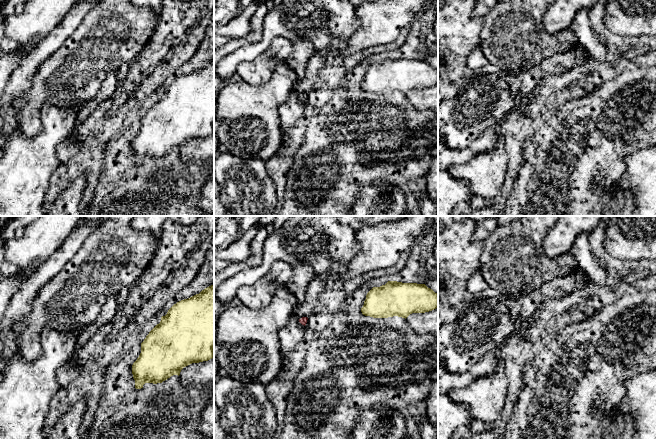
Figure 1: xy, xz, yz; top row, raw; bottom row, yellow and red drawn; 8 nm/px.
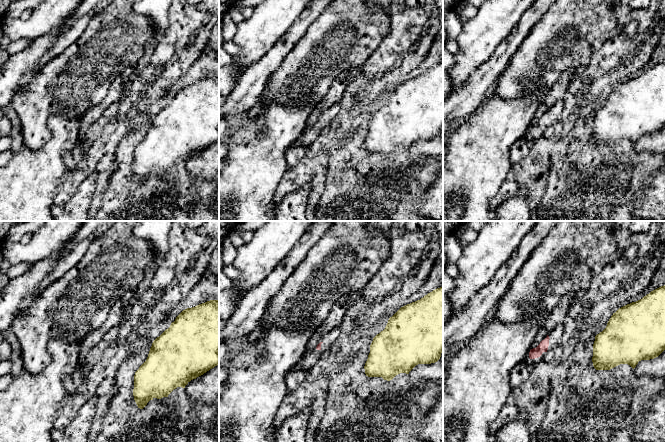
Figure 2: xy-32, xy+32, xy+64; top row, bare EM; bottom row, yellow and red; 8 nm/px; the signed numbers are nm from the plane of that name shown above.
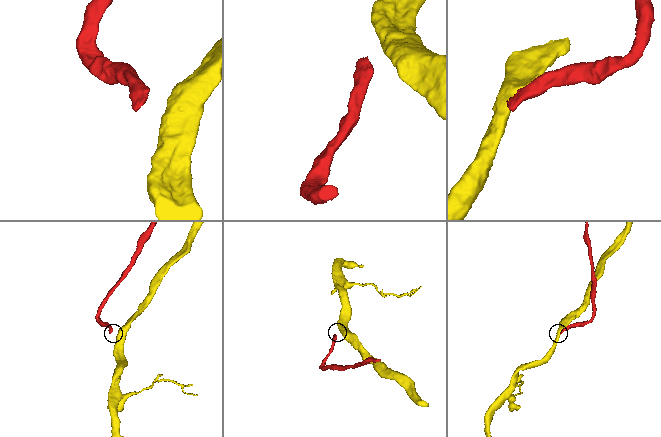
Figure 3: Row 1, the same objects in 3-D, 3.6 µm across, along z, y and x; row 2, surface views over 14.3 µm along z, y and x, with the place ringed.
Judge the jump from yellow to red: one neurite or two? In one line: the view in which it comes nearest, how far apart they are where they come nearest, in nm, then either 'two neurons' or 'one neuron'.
view xz; gap 440 nm; two neurons

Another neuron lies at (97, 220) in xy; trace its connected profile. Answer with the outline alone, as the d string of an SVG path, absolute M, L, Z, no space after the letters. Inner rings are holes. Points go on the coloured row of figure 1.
M84 216L77 227L81 227L86 223L93 222L96 226L99 226L101 223L105 222L110 216Z

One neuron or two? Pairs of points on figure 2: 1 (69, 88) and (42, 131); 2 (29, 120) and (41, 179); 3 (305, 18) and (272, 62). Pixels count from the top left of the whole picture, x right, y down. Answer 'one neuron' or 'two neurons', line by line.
1: one neuron
2: two neurons
3: one neuron

